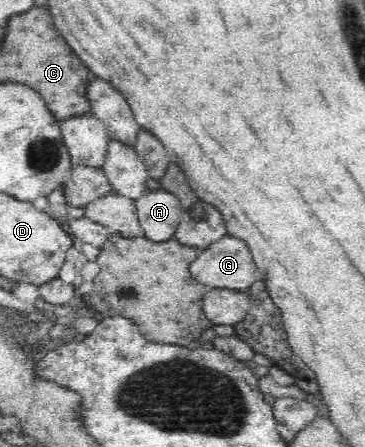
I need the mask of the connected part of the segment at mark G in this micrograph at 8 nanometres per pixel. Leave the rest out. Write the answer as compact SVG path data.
M228 235L215 241L212 245L204 249L204 251L200 251L198 259L190 265L190 271L192 271L192 277L198 283L206 285L208 289L224 288L242 292L246 291L254 281L262 279L262 273L258 271L254 259L250 255L248 244Z

